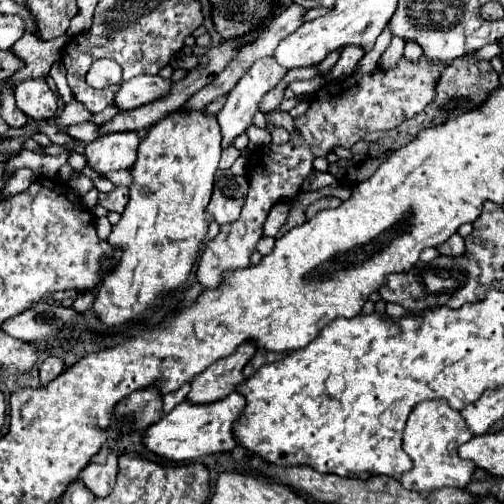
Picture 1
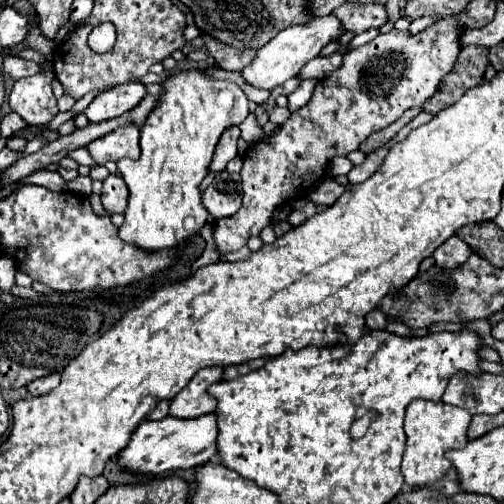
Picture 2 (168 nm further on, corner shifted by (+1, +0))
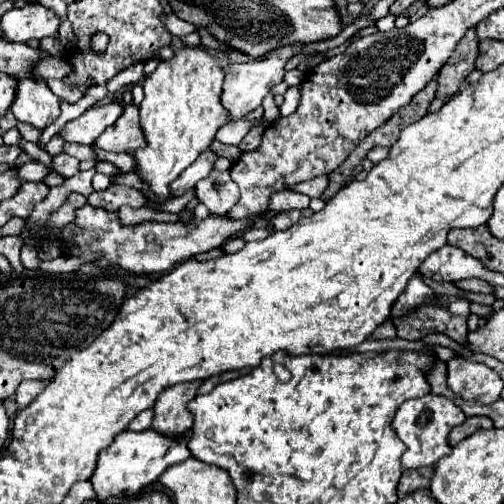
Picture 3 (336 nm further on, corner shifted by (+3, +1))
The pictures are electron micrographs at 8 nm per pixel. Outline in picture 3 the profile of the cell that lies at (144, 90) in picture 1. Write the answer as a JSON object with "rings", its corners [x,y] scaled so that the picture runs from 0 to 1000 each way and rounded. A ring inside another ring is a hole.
{"rings":[[[228,194],[224,202],[216,202],[208,210],[185,210],[169,226],[161,226],[157,234],[133,242],[117,266],[129,274],[129,282],[185,286],[188,274],[212,250],[220,250],[240,226],[244,226],[240,194]]]}

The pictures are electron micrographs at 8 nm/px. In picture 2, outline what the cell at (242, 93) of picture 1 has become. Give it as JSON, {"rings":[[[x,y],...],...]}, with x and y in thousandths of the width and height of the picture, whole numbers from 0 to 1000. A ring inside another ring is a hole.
{"rings":[[[454,252],[438,268],[438,276],[427,292],[427,308],[423,308],[423,319],[415,327],[415,339],[435,343],[446,335],[446,327],[470,308],[470,276],[474,276],[474,252]]]}

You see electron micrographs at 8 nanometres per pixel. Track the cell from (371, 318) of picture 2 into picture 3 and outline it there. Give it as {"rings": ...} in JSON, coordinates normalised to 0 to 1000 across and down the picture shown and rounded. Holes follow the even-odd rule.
{"rings":[[[768,635],[764,643],[748,647],[748,655],[740,659],[740,671],[788,671],[788,655],[784,655],[780,639]]]}

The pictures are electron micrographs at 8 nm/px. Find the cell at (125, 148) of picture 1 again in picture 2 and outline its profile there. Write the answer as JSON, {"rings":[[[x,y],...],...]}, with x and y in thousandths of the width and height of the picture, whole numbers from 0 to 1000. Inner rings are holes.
{"rings":[[[248,248],[232,252],[236,260],[220,260],[185,284],[173,288],[181,312],[208,327],[212,319],[236,319],[240,312],[272,315],[280,308],[276,300],[276,252],[272,248]]]}

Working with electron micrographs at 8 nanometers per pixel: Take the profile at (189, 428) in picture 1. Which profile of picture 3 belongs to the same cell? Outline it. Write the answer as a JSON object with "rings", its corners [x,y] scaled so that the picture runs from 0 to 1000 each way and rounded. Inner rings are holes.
{"rings":[[[248,853],[248,857],[240,857],[228,869],[228,877],[196,901],[192,933],[181,944],[185,968],[192,976],[192,992],[204,996],[220,984],[268,984],[268,980],[276,980],[280,968],[308,956],[335,925],[347,925],[347,921],[379,909],[375,889],[367,885],[367,877],[375,877],[375,861],[379,861],[379,853],[367,857],[363,865],[339,869],[339,865],[312,861],[312,853],[284,853],[284,857]]]}

